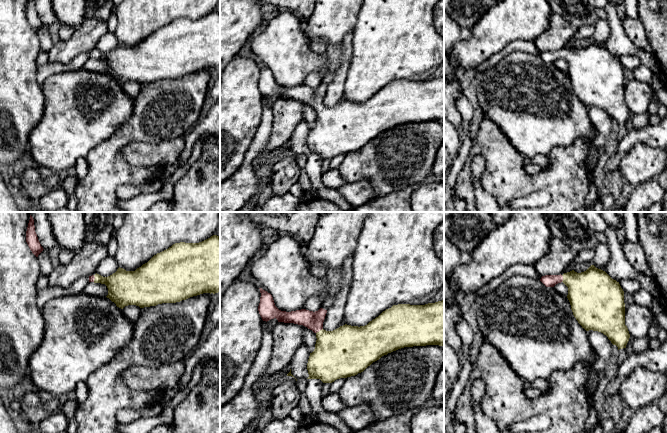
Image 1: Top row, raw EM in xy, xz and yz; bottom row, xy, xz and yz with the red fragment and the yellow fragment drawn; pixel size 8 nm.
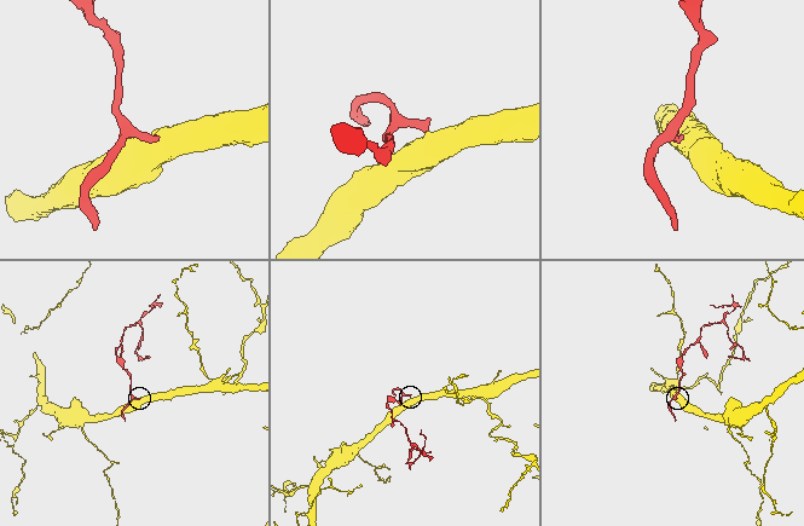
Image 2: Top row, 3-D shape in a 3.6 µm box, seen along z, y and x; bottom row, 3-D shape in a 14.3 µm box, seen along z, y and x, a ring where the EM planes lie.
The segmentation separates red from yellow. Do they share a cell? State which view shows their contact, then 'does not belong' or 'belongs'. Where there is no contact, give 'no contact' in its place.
meets red in xz; belongs

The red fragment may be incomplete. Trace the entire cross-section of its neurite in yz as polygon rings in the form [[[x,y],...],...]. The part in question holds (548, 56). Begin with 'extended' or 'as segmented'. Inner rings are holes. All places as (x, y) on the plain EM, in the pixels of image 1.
extended | [[[591,41],[581,49],[572,46],[563,51],[545,51],[540,57],[546,63],[554,63],[563,58],[568,63],[567,74],[573,91],[582,104],[586,107],[593,106],[603,109],[613,121],[618,123],[618,126],[626,124],[630,110],[625,101],[624,67],[619,58],[612,55],[605,47]]]

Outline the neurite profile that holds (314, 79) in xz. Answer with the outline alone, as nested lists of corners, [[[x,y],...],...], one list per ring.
[[[313,72],[306,76],[304,80],[304,85],[309,87],[318,87],[321,84],[322,76],[319,72]]]

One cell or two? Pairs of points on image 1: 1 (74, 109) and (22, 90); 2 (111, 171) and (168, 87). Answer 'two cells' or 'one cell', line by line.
1: two cells
2: one cell

